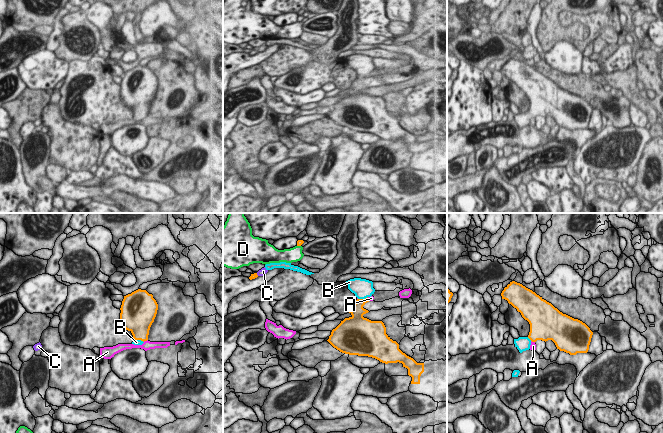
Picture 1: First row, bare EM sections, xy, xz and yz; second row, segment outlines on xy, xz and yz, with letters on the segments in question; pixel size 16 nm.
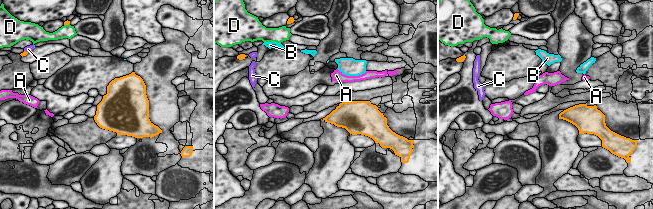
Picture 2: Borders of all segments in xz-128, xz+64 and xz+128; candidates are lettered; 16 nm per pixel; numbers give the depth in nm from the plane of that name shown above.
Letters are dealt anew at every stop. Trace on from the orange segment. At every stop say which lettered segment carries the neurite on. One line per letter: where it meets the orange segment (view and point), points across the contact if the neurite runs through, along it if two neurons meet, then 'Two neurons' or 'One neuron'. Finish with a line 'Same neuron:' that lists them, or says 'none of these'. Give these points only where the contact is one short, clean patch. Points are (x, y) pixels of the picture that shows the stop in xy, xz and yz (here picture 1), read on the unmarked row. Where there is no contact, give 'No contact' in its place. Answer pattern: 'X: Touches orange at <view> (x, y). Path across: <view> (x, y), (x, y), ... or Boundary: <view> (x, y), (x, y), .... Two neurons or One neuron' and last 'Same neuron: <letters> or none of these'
A: Touches orange at xy (145, 116). Boundary: xy (147, 115), (143, 117). Two neurons
B: Touches orange at xz (362, 75). Path across: xz (357, 87), (357, 83), (362, 75), (362, 64). One neuron
C: Touches orange at xz (256, 50). Two neurons
D: Touches orange at xz (299, 21). Boundary: xz (297, 21), (300, 22). Two neurons
Same neuron: B.

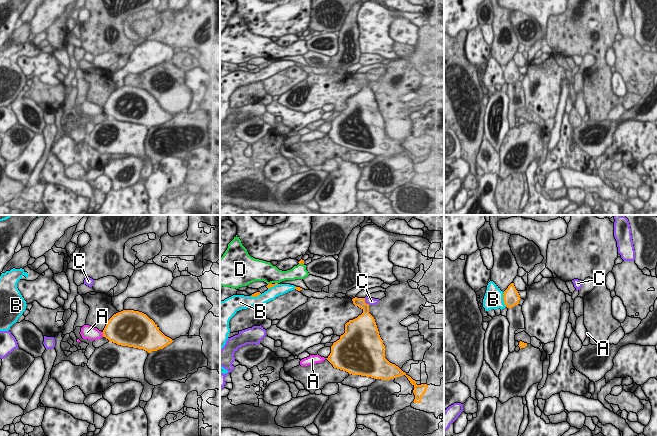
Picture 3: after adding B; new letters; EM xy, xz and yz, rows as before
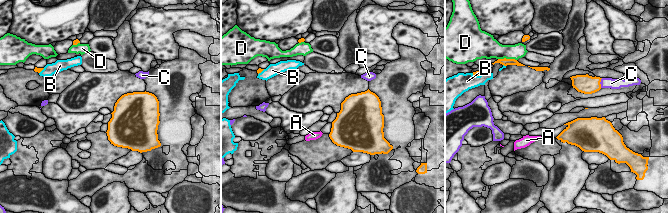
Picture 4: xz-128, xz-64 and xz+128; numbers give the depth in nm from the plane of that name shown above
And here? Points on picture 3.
A: Touches orange at xy (103, 110). Boundary: xy (101, 108), (103, 112). Two neurons
B: Touches orange at yz (503, 75). Two neurons
C: Touches orange at xz (364, 78). Two neurons
D: Touches orange at xz (301, 39). Boundary: xz (299, 39), (303, 40). Two neurons
Same neuron: none of these.

